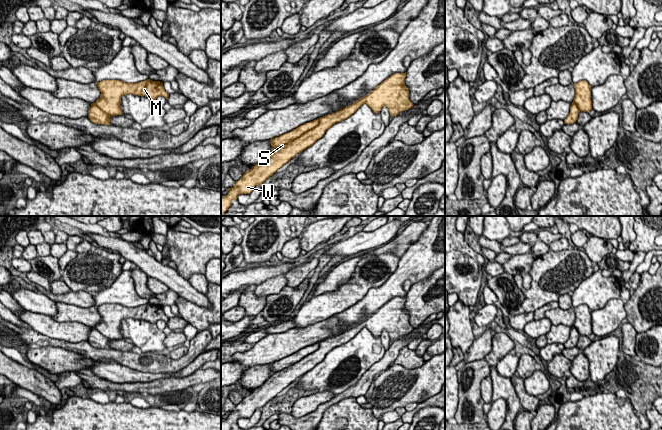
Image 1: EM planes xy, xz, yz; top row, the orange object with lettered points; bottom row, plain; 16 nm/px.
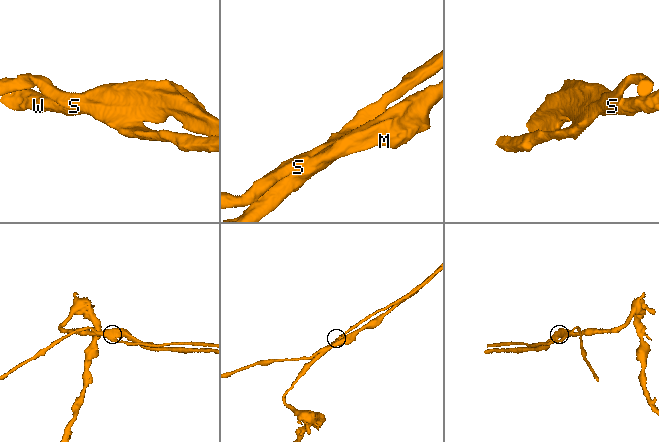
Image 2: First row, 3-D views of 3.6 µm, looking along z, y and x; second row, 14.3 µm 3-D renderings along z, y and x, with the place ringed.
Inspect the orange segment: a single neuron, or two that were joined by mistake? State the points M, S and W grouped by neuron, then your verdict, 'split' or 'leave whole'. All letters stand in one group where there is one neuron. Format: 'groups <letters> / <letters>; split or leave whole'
groups M S W; leave whole

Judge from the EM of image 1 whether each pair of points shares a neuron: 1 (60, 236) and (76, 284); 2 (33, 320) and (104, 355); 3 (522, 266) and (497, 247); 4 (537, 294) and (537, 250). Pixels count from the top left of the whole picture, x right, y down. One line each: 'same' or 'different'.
1: different
2: different
3: same
4: different

